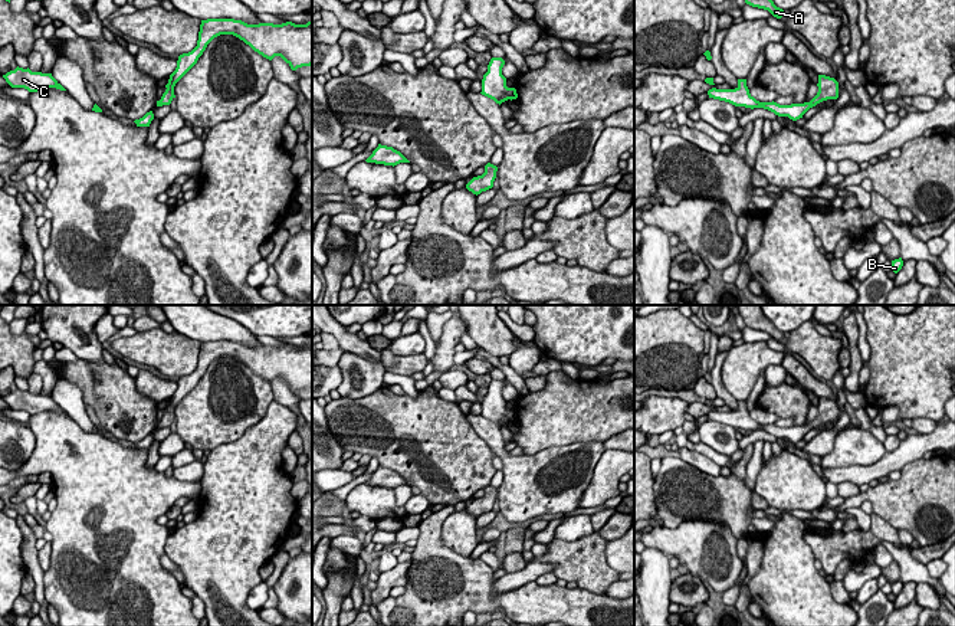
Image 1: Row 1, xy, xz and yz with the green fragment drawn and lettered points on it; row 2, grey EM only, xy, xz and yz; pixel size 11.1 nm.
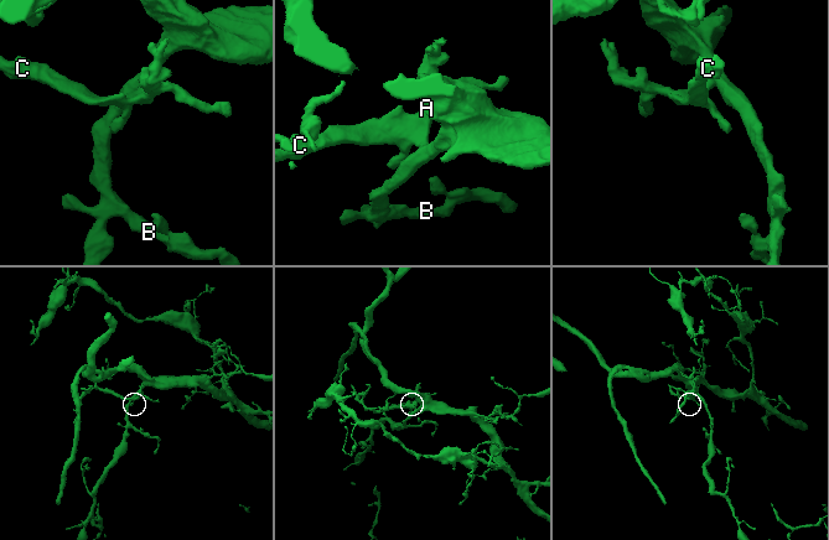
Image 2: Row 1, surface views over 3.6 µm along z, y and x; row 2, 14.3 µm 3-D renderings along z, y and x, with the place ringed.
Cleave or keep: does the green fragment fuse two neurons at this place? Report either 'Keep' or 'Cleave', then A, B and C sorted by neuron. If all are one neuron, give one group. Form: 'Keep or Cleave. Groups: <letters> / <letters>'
Keep. Groups: A B C

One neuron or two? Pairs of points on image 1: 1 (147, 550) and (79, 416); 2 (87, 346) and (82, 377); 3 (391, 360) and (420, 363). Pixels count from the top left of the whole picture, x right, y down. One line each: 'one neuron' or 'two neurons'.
1: two neurons
2: two neurons
3: one neuron

